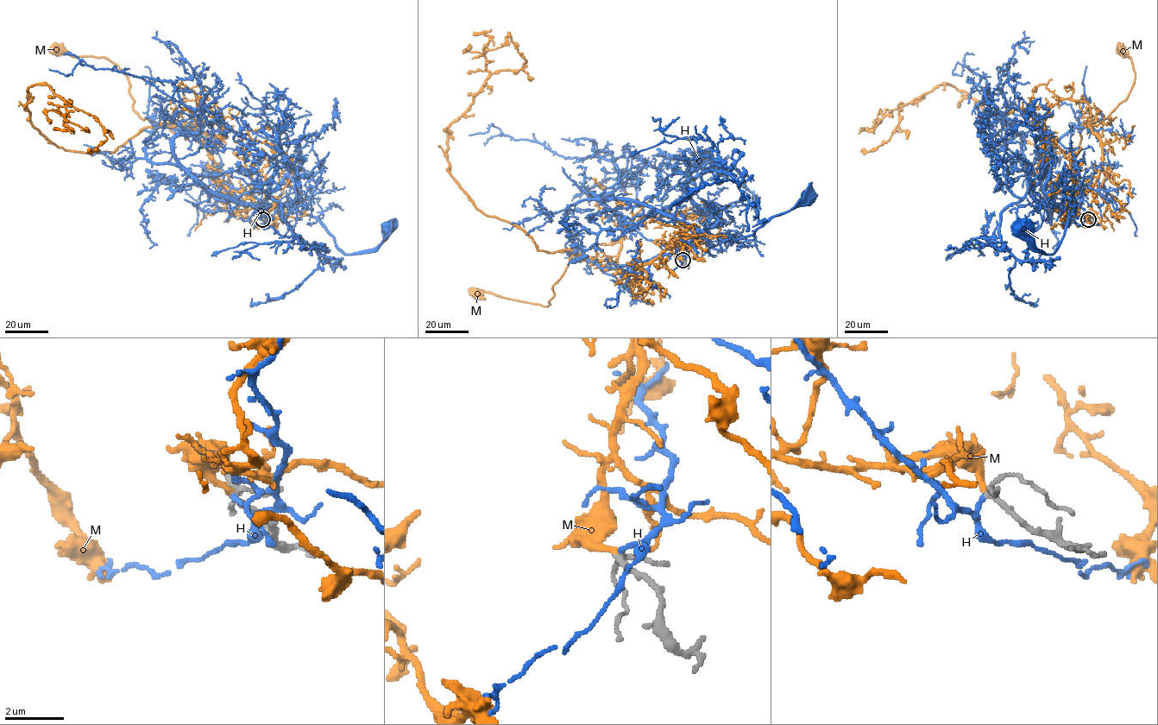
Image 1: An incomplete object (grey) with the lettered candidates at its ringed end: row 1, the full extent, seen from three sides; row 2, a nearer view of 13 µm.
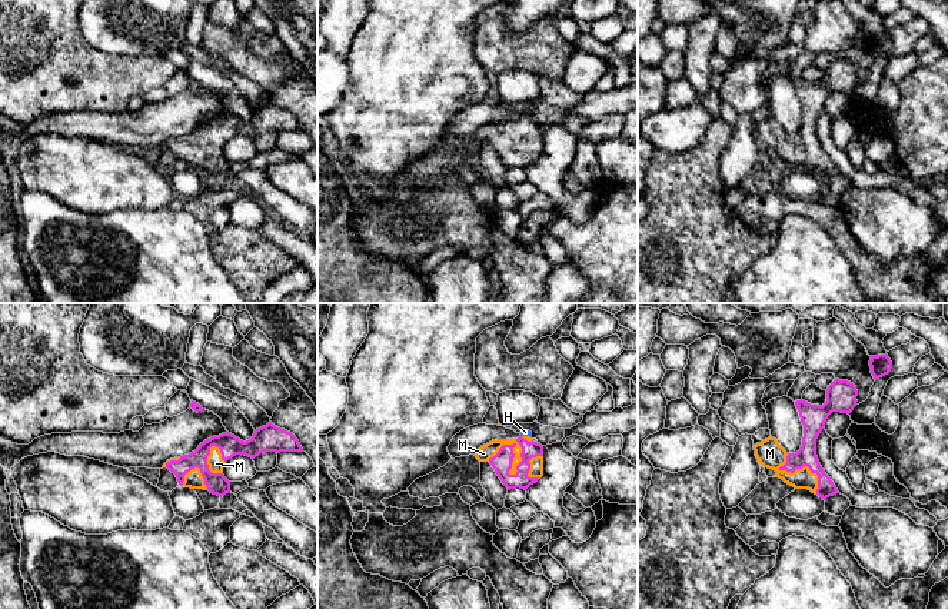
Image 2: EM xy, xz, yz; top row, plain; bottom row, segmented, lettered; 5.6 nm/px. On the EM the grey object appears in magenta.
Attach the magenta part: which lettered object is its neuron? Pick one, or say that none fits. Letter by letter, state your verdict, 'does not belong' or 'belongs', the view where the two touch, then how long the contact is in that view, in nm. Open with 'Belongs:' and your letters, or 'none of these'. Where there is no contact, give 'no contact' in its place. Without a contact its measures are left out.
Belongs: M
H: does not belong; no contact
M: belongs; meets magenta in xz; contact 220 nm long

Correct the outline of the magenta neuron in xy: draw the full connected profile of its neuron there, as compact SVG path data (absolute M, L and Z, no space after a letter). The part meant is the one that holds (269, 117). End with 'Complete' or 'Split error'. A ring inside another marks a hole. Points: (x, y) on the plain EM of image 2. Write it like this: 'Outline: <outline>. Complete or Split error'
Outline: M272 102L255 110L253 116L243 122L226 112L213 116L184 136L167 140L167 147L176 154L180 166L209 170L213 174L224 176L230 172L230 162L223 154L223 147L236 134L252 139L263 132L303 132L296 116Z. Split error

